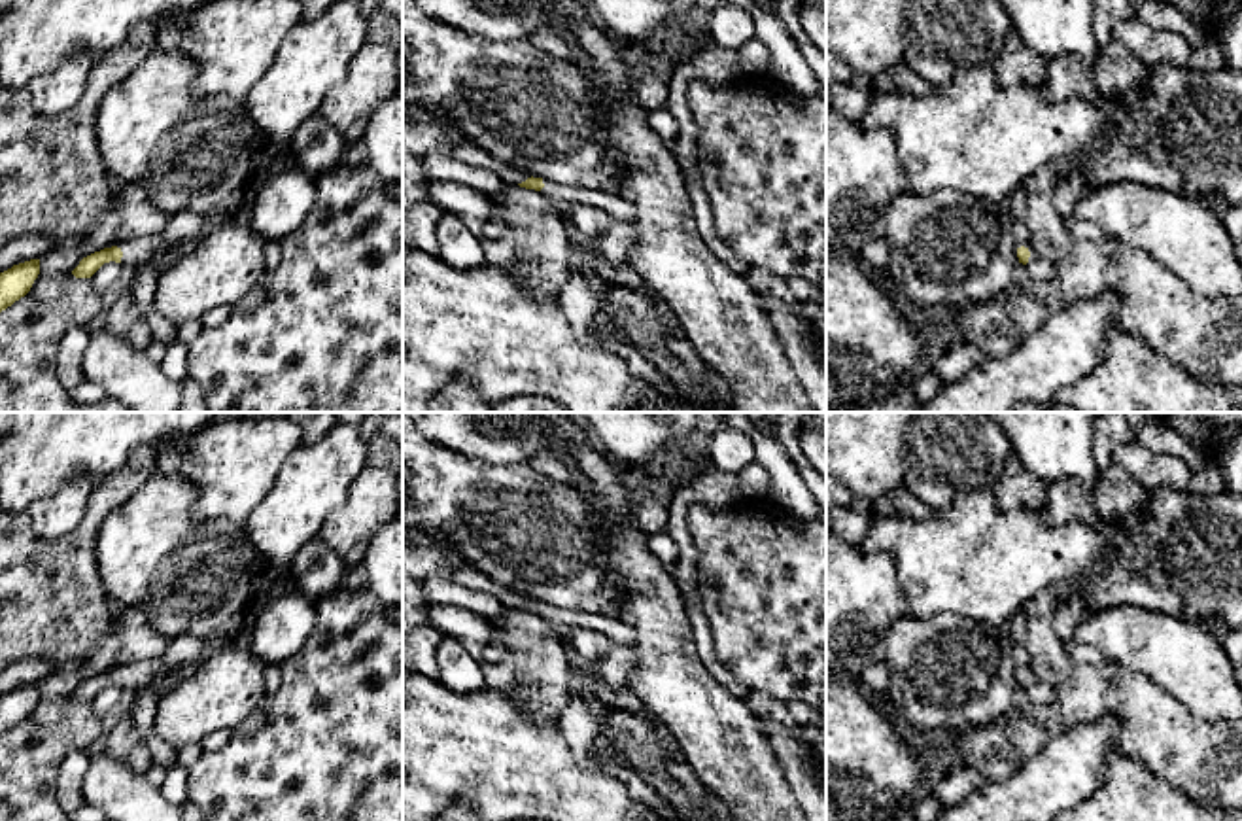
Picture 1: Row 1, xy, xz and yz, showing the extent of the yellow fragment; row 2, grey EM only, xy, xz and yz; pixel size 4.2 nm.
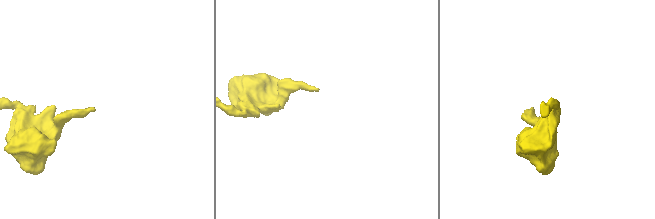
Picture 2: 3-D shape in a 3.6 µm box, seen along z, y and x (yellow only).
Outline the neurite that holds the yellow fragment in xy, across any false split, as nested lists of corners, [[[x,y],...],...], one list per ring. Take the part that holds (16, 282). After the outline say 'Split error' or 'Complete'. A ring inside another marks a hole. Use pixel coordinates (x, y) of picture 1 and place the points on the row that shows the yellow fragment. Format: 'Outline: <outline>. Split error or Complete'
Outline: [[[30,259],[0,272],[0,312],[25,297],[40,274],[40,259]]]. Complete

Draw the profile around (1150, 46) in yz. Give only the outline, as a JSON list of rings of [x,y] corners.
[[[1140,19],[1121,21],[1112,38],[1121,42],[1146,68],[1157,64],[1185,64],[1185,40],[1170,30],[1157,30]]]

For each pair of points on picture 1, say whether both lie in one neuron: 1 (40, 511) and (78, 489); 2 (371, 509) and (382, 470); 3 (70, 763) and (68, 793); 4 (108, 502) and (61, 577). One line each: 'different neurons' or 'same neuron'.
1: same neuron
2: same neuron
3: same neuron
4: same neuron

